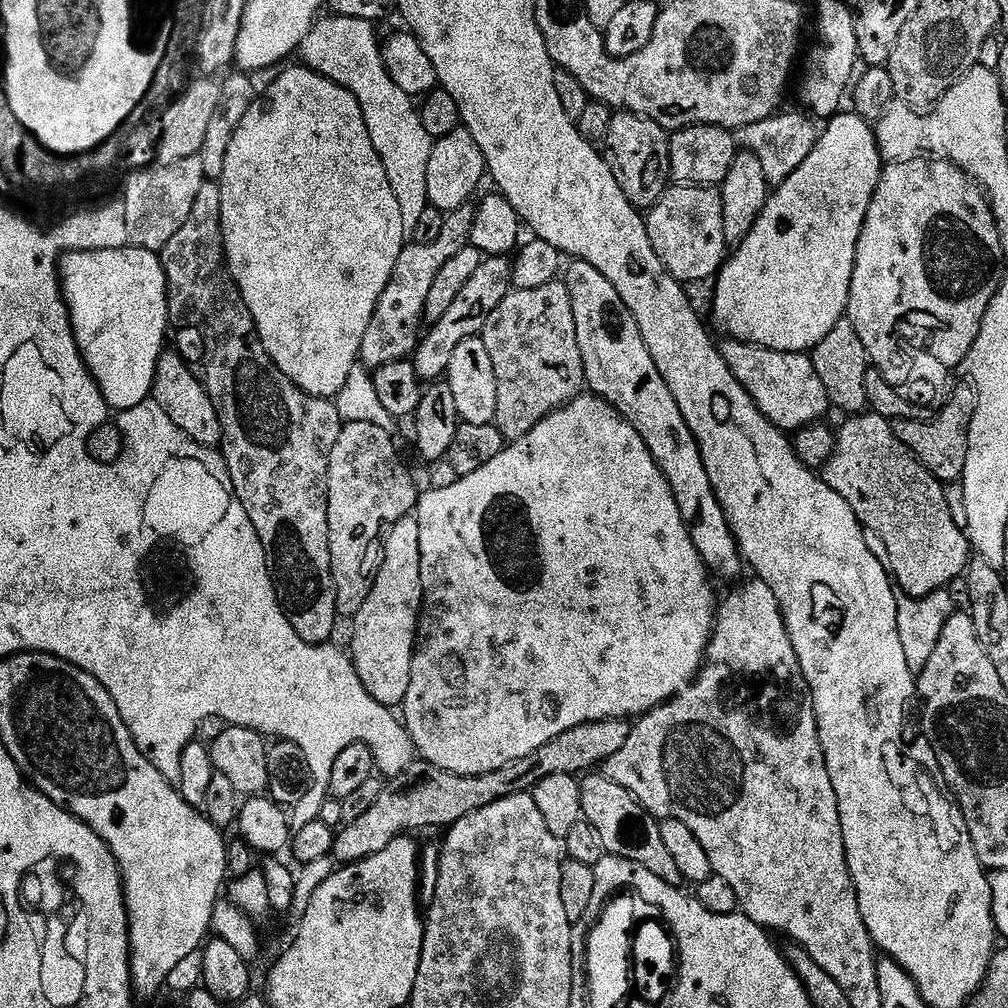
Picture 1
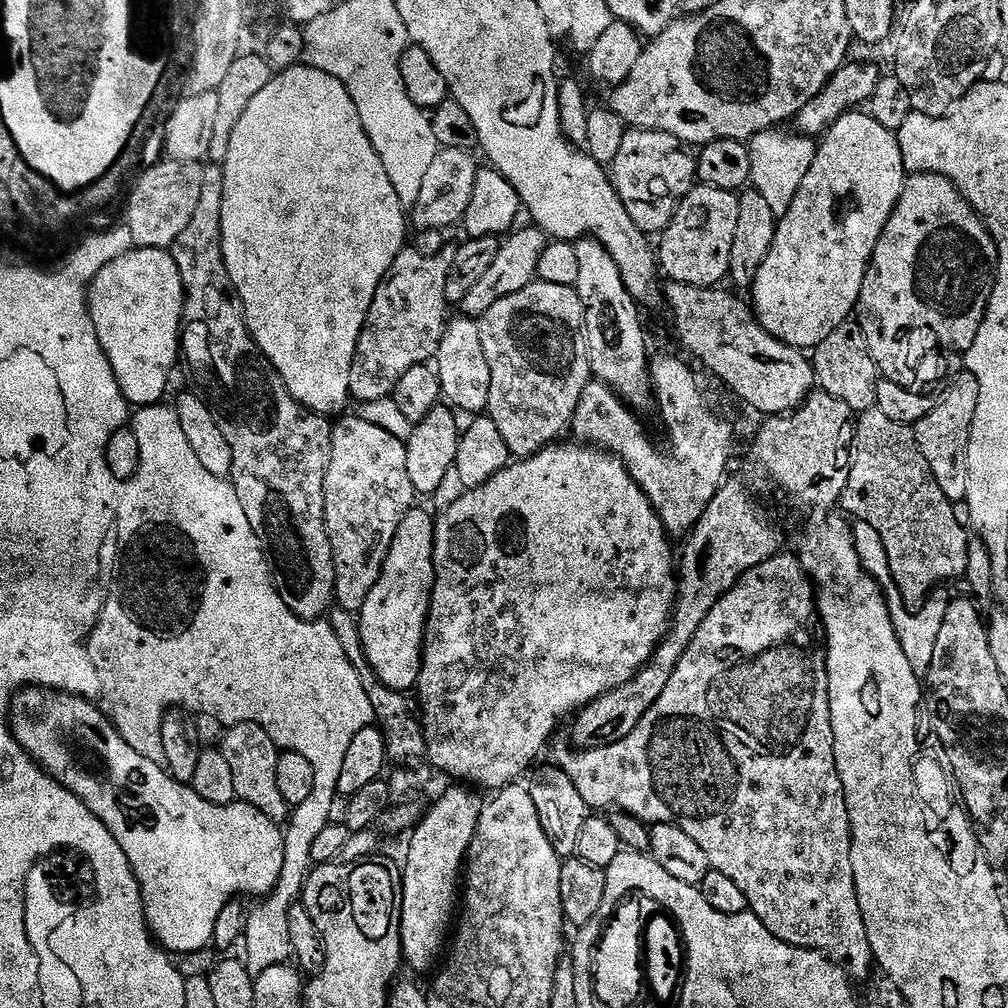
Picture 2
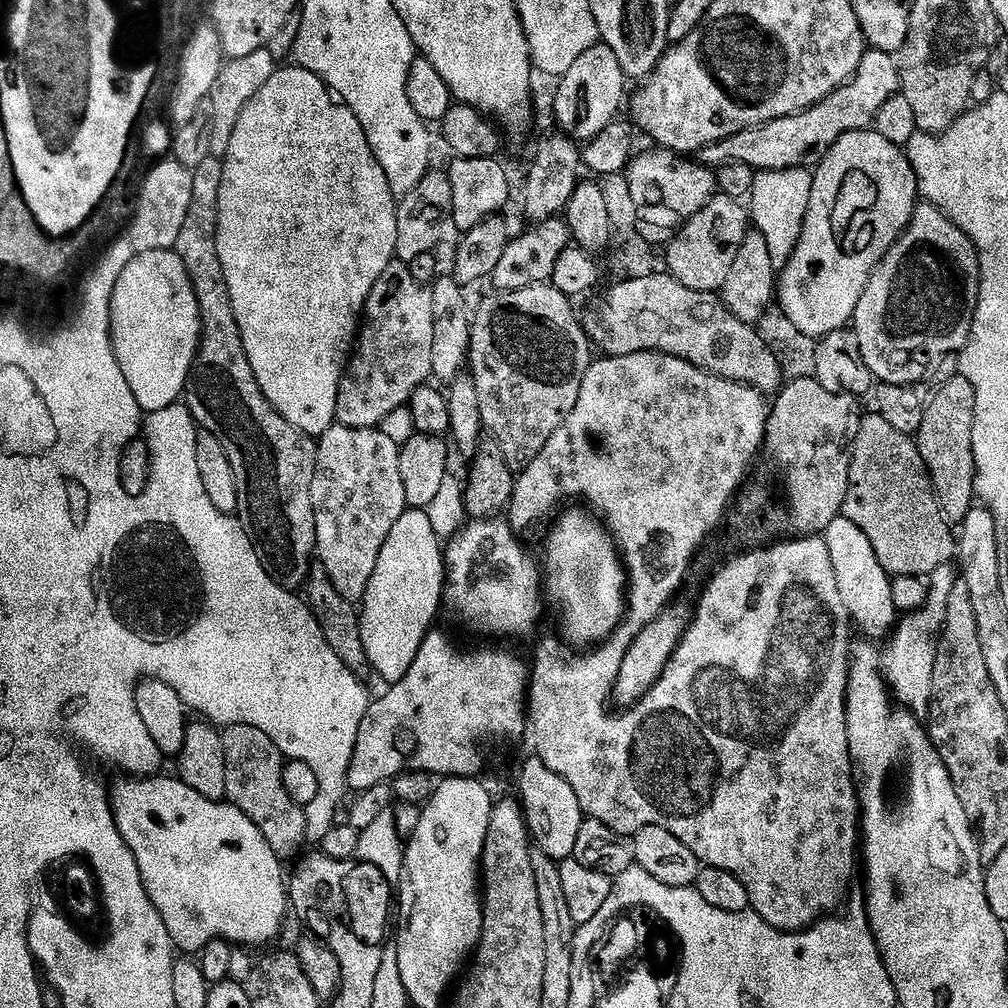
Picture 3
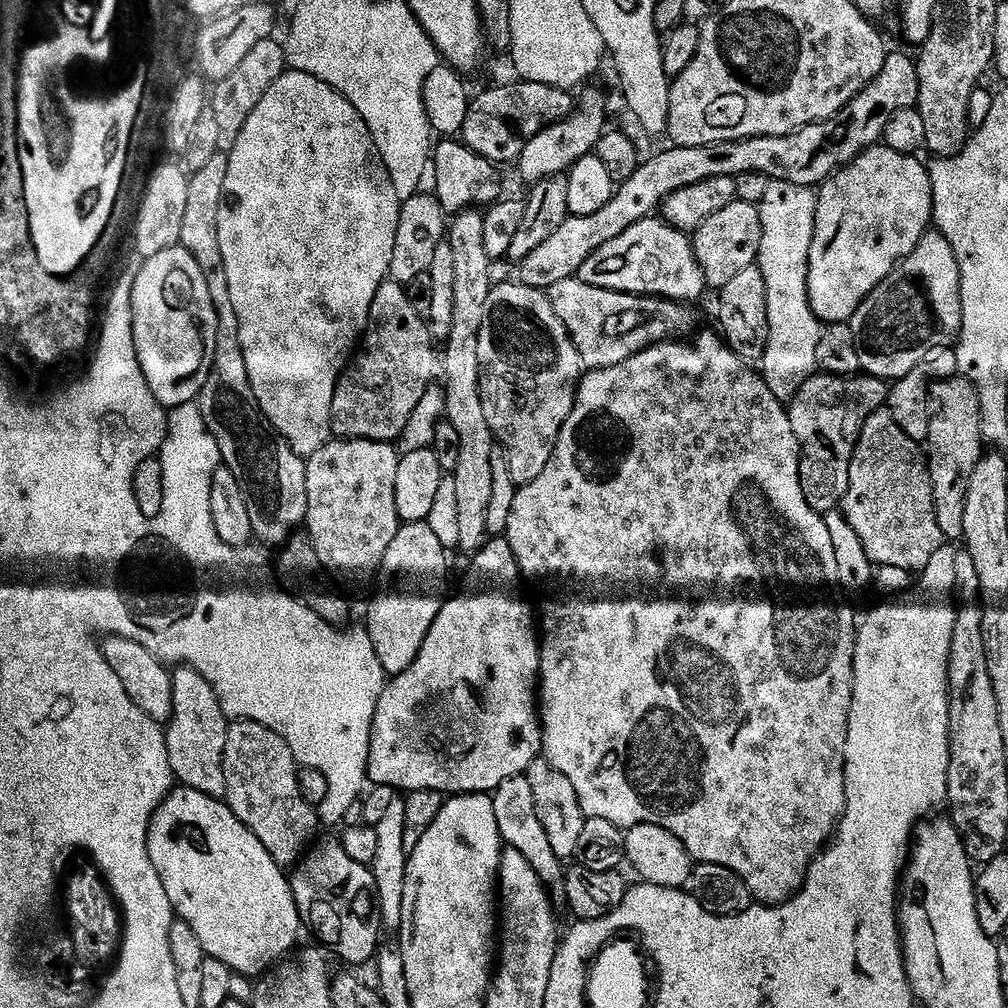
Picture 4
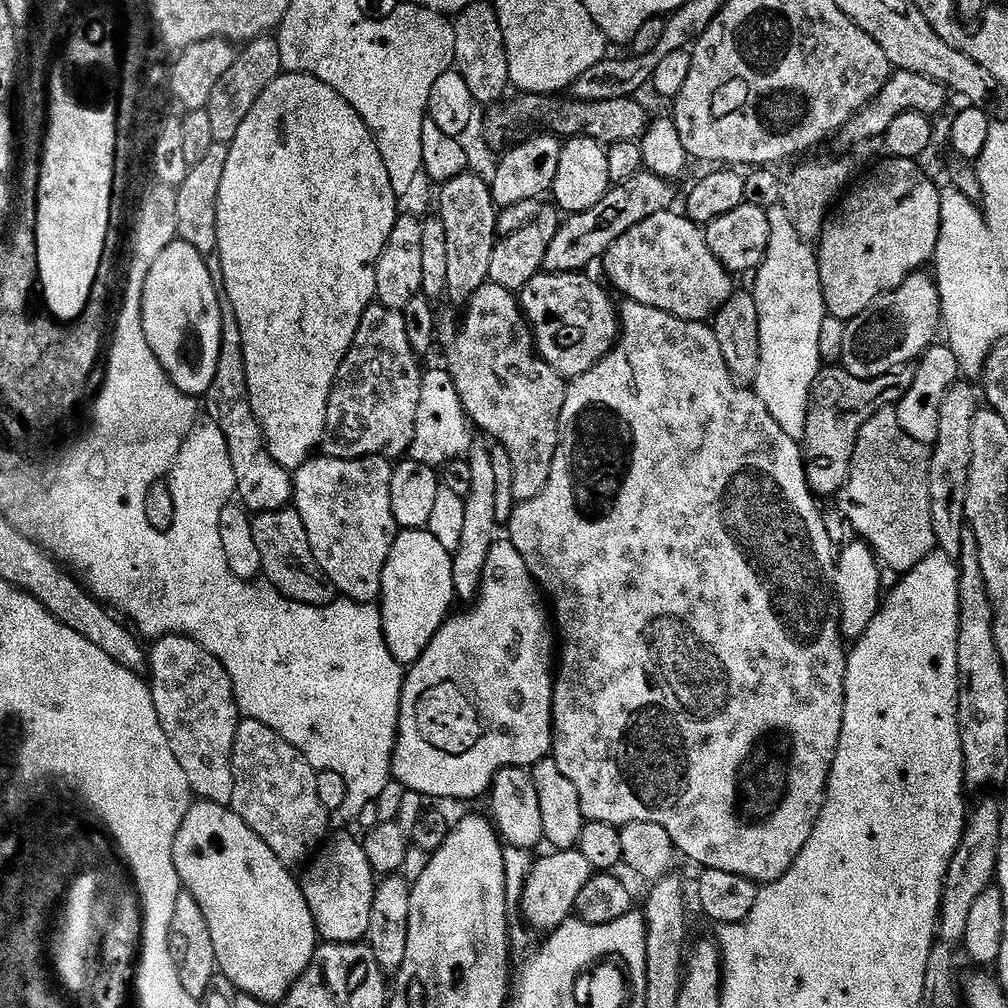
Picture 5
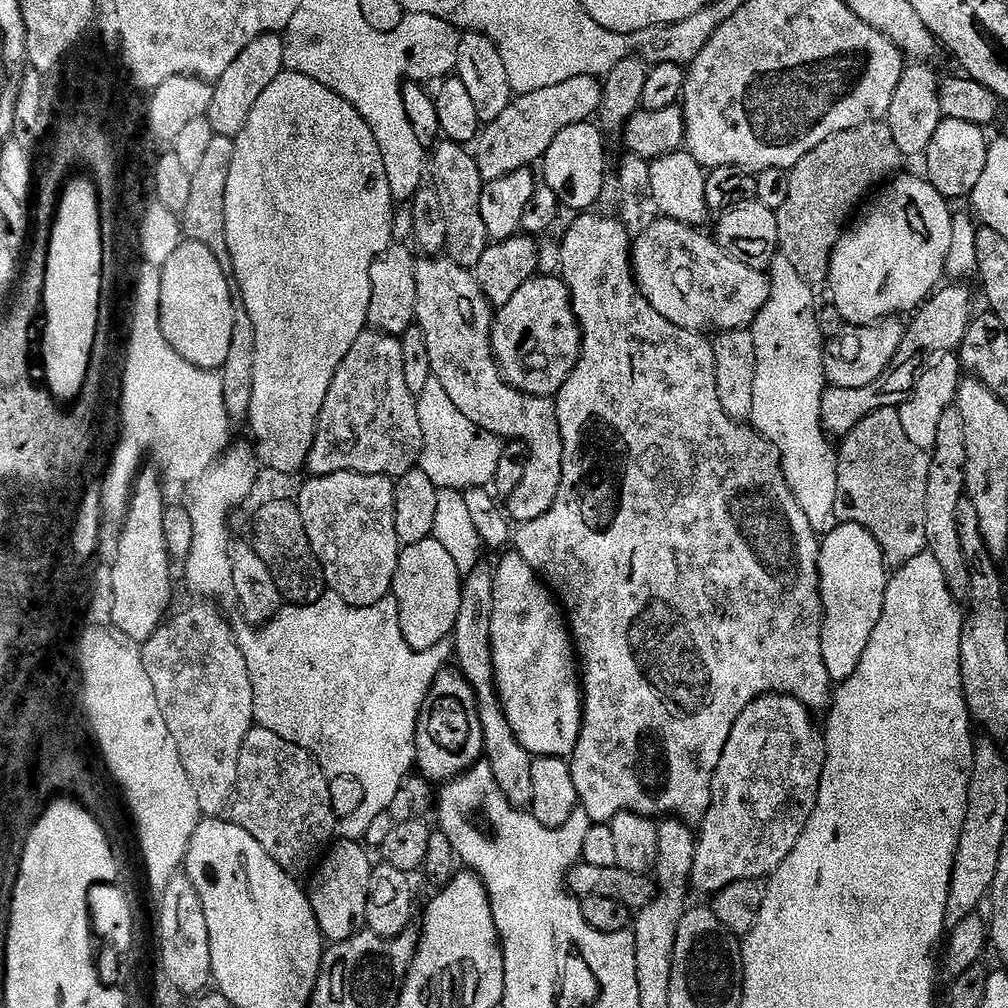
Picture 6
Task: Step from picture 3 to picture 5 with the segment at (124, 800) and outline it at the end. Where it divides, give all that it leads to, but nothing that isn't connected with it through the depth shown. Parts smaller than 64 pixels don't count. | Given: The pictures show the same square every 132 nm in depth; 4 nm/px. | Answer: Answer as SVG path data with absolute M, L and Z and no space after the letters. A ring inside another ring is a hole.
M209 800L193 803L186 818L182 818L182 826L178 826L178 834L174 838L174 866L178 870L178 878L183 891L189 892L194 898L194 902L198 902L198 906L202 906L202 915L206 917L206 926L210 926L210 938L214 941L218 972L233 983L237 993L258 998L266 1006L279 1005L294 986L294 982L298 982L301 974L308 969L318 947L316 923L310 914L310 906L306 906L301 881L297 877L295 880L292 877L295 875L289 868L282 866L282 862L278 862L278 858L274 858L274 850L270 850L270 846L266 846L266 842L262 842L262 838L258 838L258 834L254 834L254 830L250 830L250 826L246 826L246 822L242 822L242 818L238 818L238 814L232 811L231 807L215 804Z

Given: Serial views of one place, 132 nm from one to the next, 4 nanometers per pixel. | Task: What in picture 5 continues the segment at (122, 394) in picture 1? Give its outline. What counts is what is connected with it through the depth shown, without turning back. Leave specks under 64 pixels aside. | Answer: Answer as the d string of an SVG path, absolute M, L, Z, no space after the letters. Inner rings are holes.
M177 238L158 258L152 261L142 295L142 330L146 330L146 342L166 370L170 382L193 398L203 397L210 390L216 377L222 346L221 289L212 280L208 260L194 246Z

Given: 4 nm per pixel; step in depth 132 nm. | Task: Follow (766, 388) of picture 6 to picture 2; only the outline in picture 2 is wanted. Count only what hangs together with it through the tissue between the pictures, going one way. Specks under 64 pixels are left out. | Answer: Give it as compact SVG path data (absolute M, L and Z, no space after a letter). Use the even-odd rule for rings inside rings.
M769 130L760 132L757 136L753 136L748 144L748 153L750 154L750 177L751 187L762 196L766 206L770 206L773 216L779 218L784 216L792 205L792 200L798 194L798 190L802 186L802 178L806 178L806 174L810 170L810 166L816 157L817 141L813 137L803 134L795 134L784 132L788 130Z

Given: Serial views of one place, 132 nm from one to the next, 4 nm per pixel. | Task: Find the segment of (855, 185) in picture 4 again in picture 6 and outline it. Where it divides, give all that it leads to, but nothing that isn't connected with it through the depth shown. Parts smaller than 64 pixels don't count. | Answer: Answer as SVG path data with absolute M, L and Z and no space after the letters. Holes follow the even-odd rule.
M897 175L884 188L889 187L865 210L864 217L843 233L836 244L827 283L832 284L831 303L842 314L845 325L875 324L885 318L904 314L900 312L911 313L945 279L954 213L948 209L949 201L923 175L902 175Z

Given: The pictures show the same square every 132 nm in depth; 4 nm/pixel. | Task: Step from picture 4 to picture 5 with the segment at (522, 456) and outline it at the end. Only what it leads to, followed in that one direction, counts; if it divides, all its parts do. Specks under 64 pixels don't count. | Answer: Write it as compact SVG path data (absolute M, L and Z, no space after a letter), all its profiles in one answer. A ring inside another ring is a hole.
M491 282L486 283L472 295L466 311L468 317L464 320L464 329L457 334L448 352L447 370L454 378L454 386L469 421L477 429L480 427L482 431L489 432L493 436L491 439L510 454L516 501L538 498L538 494L542 494L542 486L546 486L550 478L550 466L560 441L560 415L566 402L568 384L565 377L559 376L537 352L534 329L520 306L517 293Z

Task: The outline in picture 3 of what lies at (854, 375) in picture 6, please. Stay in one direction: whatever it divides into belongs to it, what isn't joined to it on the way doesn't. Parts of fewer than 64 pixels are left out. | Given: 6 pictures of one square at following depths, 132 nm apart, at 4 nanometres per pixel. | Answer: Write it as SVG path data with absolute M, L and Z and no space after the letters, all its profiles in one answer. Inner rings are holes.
M927 202L917 203L914 214L910 218L908 228L898 239L892 249L880 259L880 265L873 269L871 278L868 279L864 293L862 294L856 315L854 317L854 331L858 338L858 346L862 350L862 358L866 366L871 370L873 377L880 384L906 384L911 385L913 382L920 382L928 372L928 367L935 362L939 356L948 356L959 353L960 349L966 346L968 335L972 332L972 314L976 311L976 299L980 293L980 256L976 252L972 240L943 212L942 209L936 208L933 204Z

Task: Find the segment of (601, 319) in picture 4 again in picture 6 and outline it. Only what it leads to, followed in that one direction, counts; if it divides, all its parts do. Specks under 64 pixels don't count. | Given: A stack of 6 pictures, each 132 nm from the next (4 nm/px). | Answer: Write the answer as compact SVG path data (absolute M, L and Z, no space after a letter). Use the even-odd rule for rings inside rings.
M537 274L526 286L518 289L518 294L510 298L495 313L492 322L492 353L500 366L505 380L512 387L531 396L555 397L566 378L574 370L580 357L580 323L572 309L572 293L565 286L563 279L556 274Z

